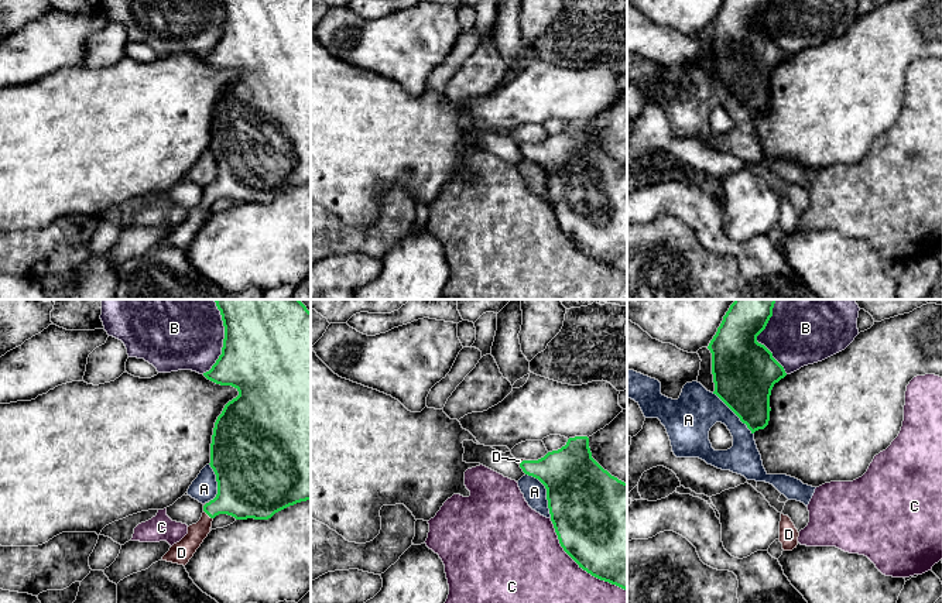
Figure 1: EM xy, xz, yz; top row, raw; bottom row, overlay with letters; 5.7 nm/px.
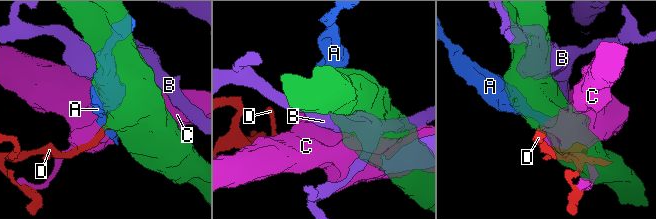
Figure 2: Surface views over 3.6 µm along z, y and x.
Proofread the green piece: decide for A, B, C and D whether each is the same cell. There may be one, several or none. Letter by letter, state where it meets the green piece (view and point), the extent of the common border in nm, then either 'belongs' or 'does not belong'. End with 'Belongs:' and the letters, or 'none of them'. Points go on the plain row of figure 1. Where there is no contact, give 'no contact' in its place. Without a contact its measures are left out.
A: contact xz (547, 177); length 300 nm; does not belong
B: contact xy (223, 30); length 340 nm; does not belong
C: contact xz (579, 249); length 600 nm; does not belong
D: contact xy (208, 198); length 80 nm; belongs
Belongs: D

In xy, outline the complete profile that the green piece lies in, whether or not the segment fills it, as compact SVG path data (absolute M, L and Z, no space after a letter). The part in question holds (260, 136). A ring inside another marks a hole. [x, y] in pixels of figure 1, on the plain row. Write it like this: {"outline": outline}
{"outline": "M222 0L222 4L222 38L203 59L234 71L239 79L225 89L213 112L209 148L216 158L217 178L203 188L201 203L162 240L162 244L184 250L210 216L216 199L268 203L290 189L311 184L311 0Z"}

